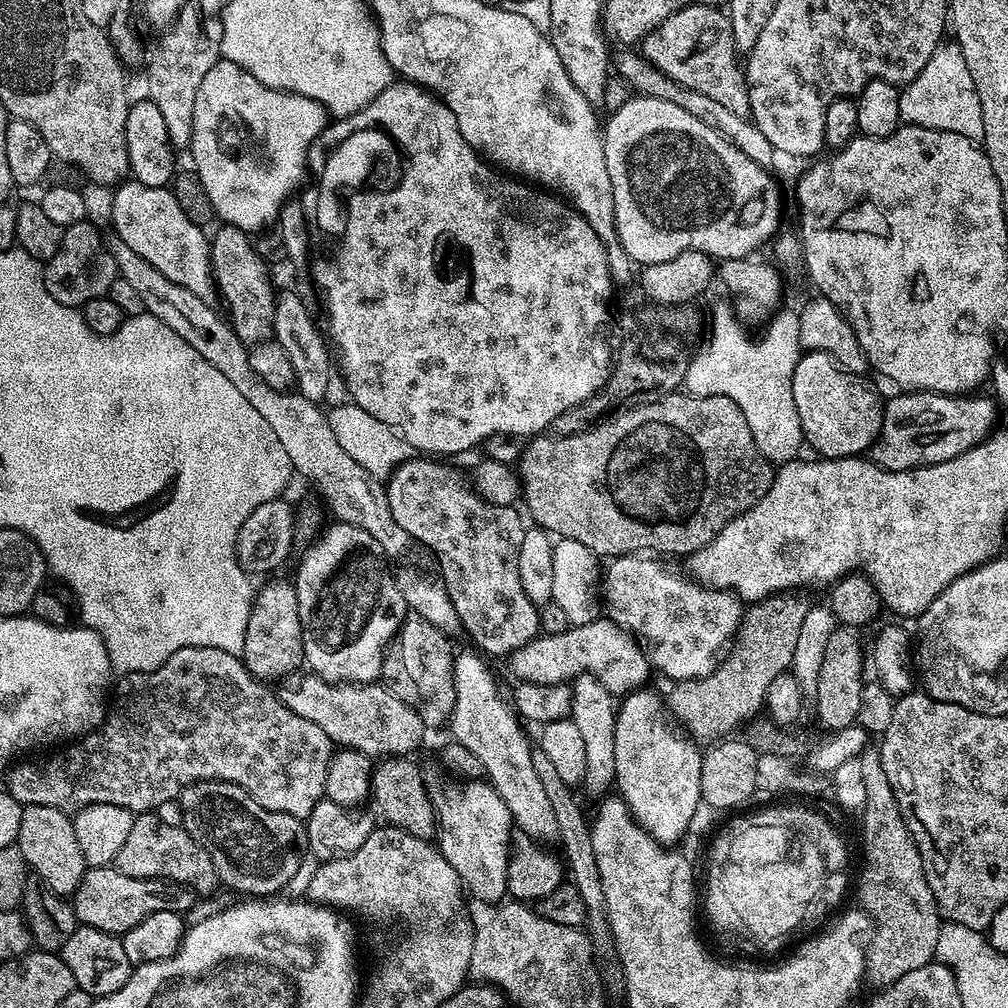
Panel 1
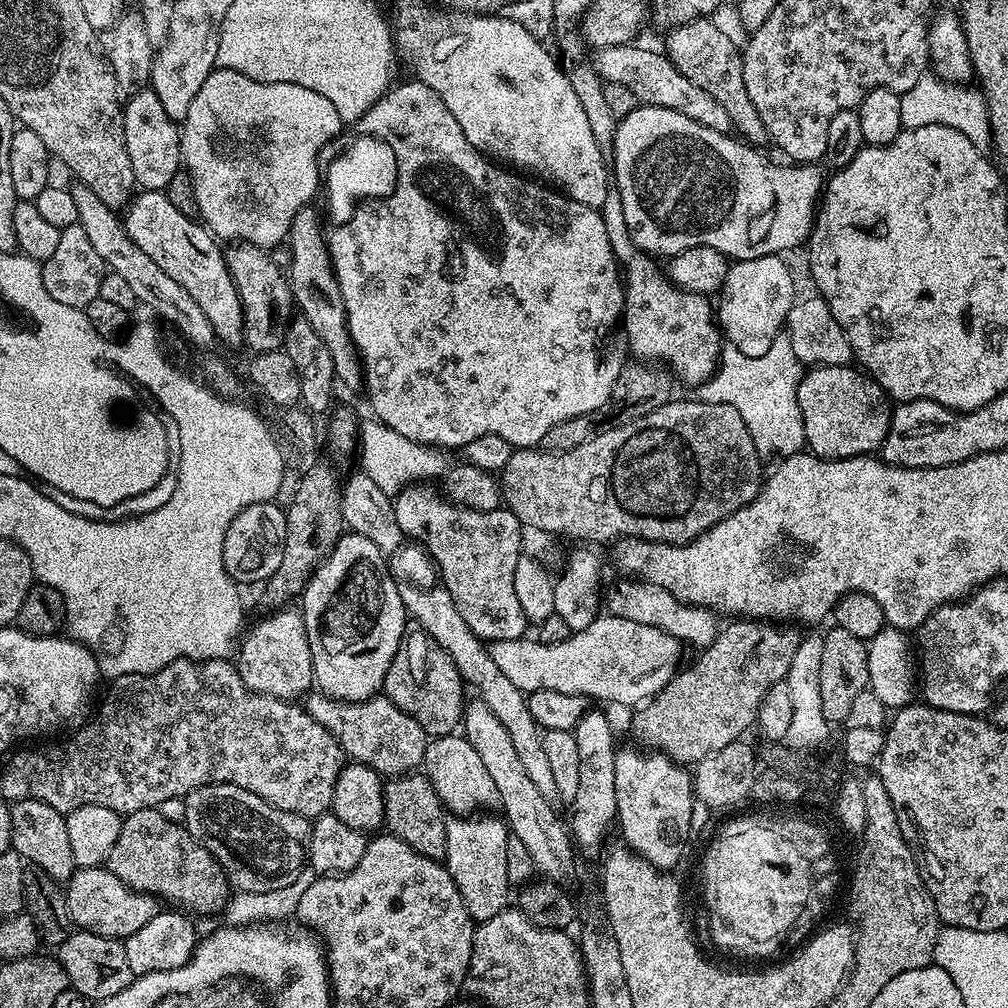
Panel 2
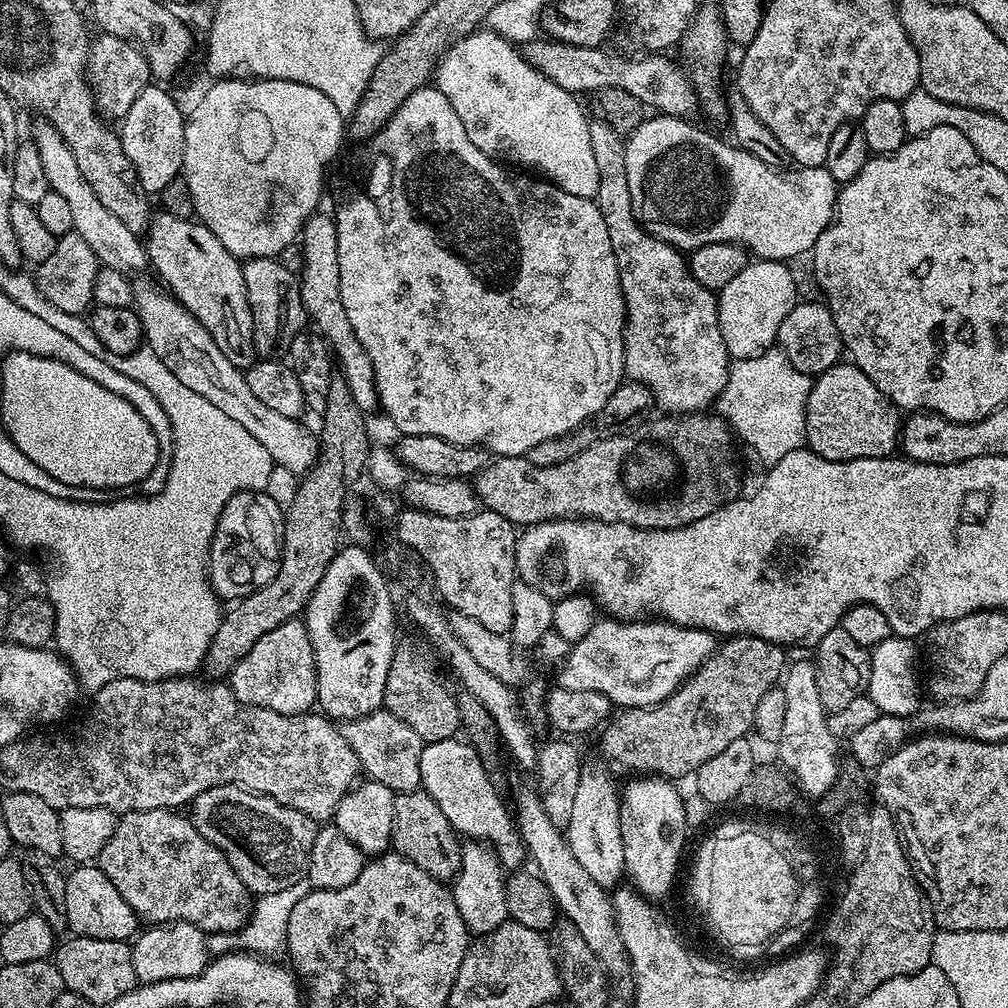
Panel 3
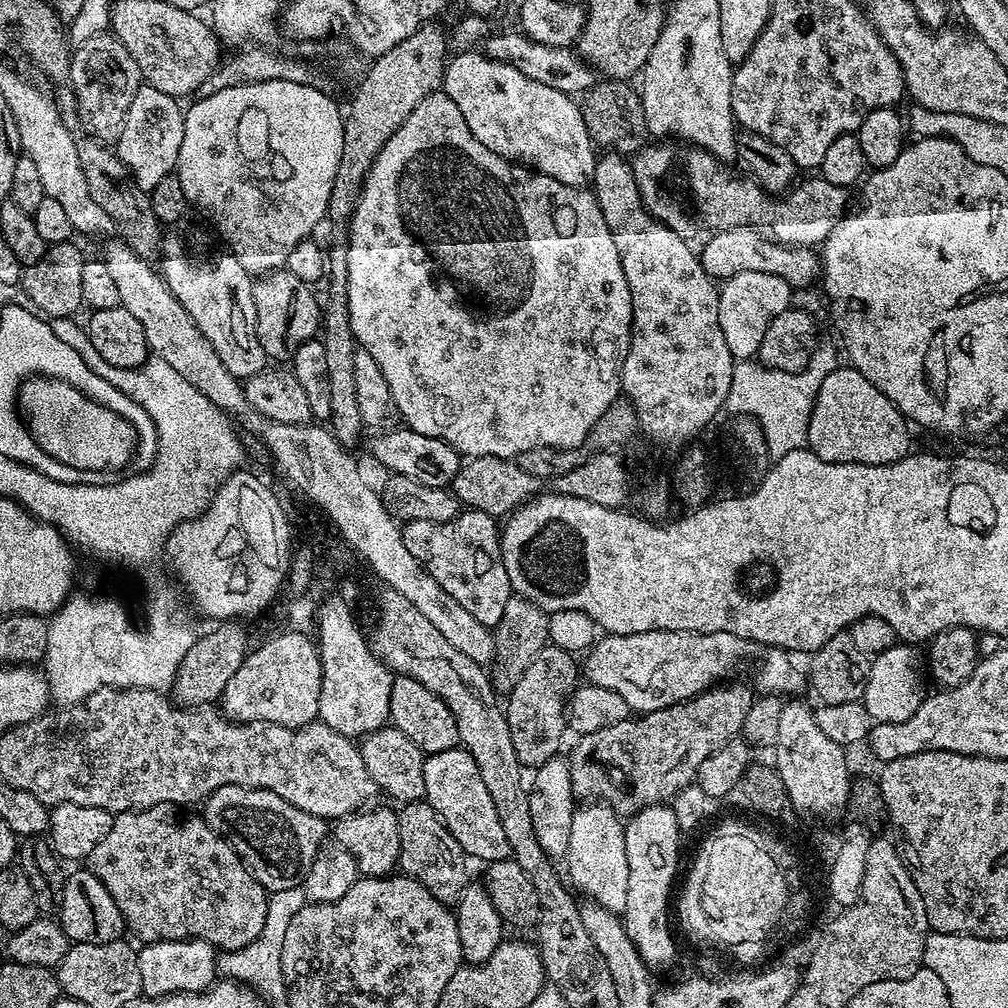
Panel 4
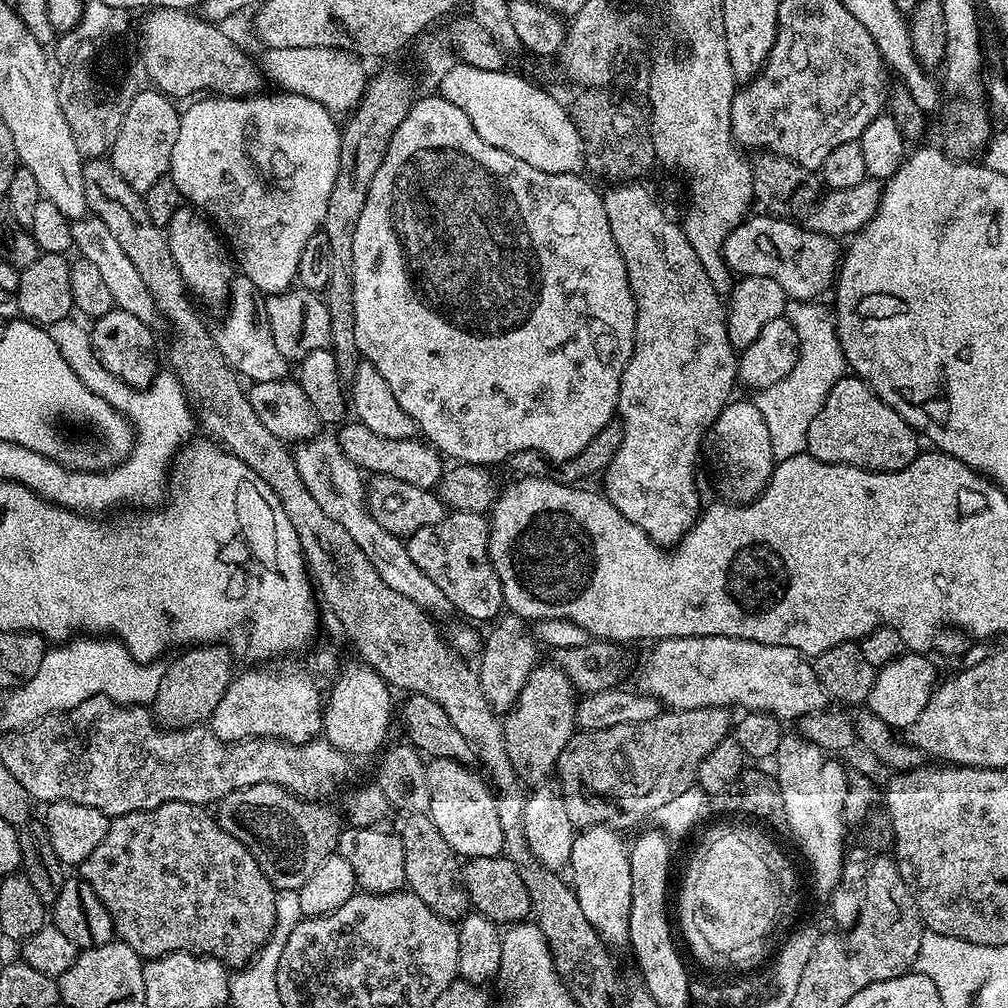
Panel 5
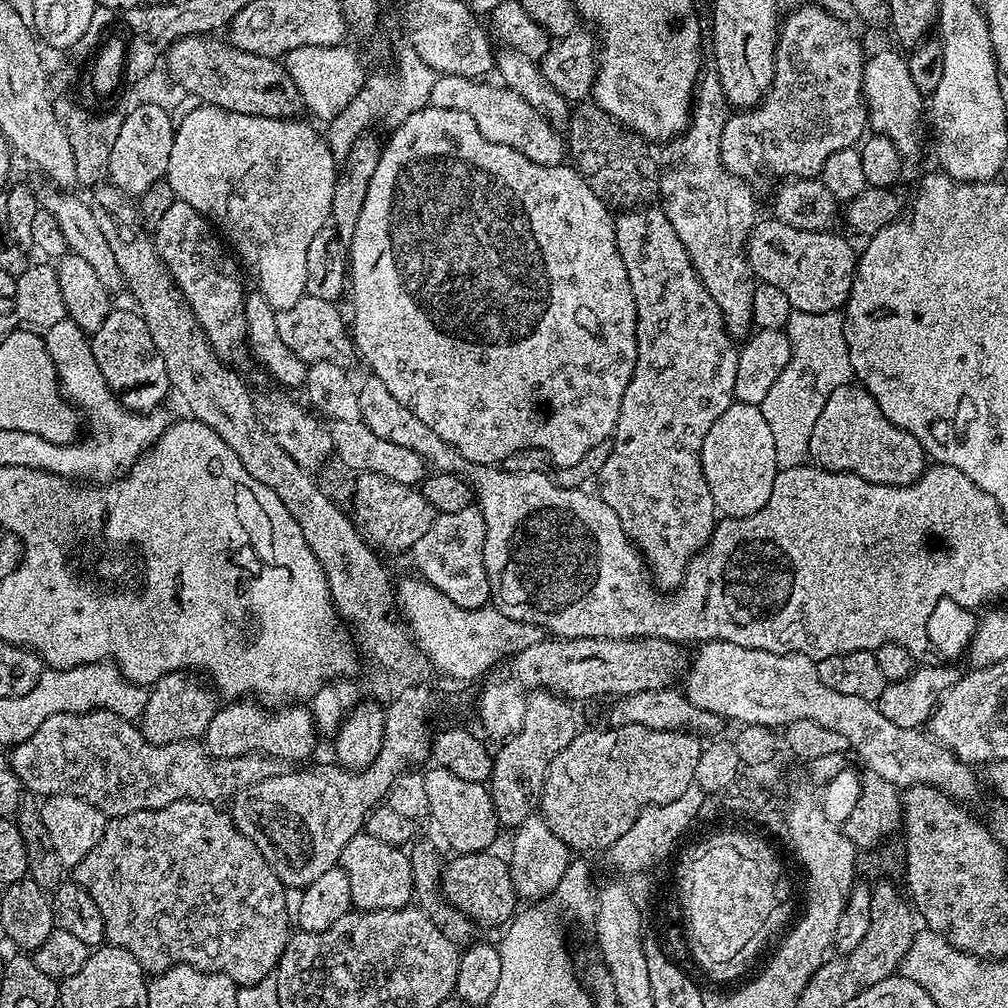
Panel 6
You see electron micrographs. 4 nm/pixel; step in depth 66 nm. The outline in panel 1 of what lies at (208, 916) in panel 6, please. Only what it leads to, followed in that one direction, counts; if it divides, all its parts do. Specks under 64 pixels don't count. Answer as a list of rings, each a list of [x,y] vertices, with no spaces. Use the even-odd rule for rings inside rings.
[[[140,814],[130,826],[130,834],[118,850],[114,866],[130,878],[143,880],[173,880],[184,884],[197,894],[212,892],[218,888],[216,867],[206,850],[179,823],[171,824],[160,814]]]

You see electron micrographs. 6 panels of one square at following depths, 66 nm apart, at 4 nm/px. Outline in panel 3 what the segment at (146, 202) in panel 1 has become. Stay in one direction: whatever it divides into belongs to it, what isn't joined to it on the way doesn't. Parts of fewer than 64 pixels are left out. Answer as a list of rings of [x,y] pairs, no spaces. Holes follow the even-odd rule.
[[[160,210],[151,217],[144,238],[148,261],[156,267],[158,275],[164,279],[163,287],[186,309],[190,315],[196,316],[198,322],[208,331],[210,338],[218,342],[218,350],[234,362],[234,366],[246,370],[255,364],[258,357],[252,341],[252,315],[246,298],[244,285],[244,269],[241,261],[230,254],[212,231],[196,220],[177,219],[169,212]]]

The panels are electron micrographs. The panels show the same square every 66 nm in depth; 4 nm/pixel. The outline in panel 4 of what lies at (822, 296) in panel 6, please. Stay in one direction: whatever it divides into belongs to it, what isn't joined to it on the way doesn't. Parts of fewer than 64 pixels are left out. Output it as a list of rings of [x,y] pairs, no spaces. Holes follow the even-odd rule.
[[[738,227],[711,233],[704,249],[698,255],[706,274],[717,282],[734,278],[734,274],[746,274],[746,270],[758,270],[762,274],[778,274],[793,289],[804,290],[817,283],[822,272],[822,260],[812,248],[797,248],[790,244],[778,244],[761,234],[757,228]]]

